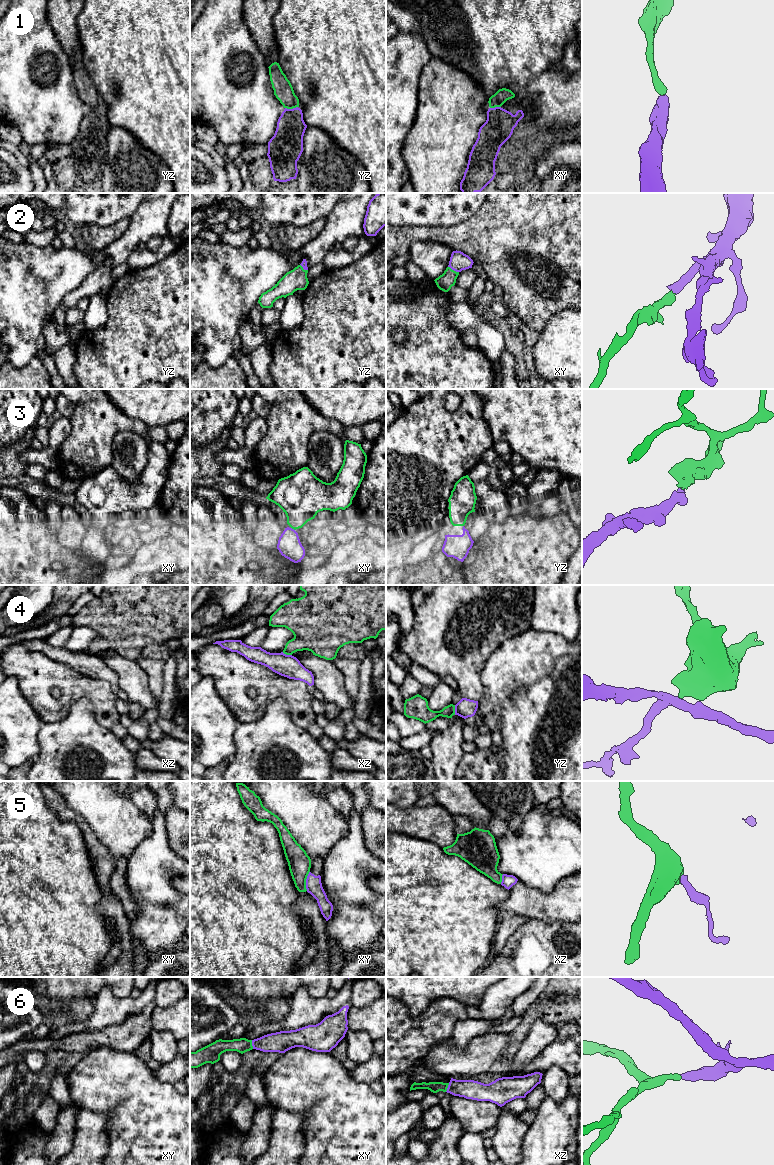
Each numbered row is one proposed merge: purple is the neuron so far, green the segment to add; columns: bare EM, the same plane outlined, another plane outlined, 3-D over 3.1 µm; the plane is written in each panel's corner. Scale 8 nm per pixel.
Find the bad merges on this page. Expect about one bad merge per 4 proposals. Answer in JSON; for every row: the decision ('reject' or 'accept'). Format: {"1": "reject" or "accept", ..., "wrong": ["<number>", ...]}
{"1": "accept", "2": "accept", "3": "accept", "4": "reject", "5": "reject", "6": "accept", "wrong": ["4", "5"]}

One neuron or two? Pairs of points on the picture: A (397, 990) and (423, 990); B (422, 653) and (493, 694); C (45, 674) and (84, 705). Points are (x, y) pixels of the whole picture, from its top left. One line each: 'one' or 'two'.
A: one
B: two
C: two

